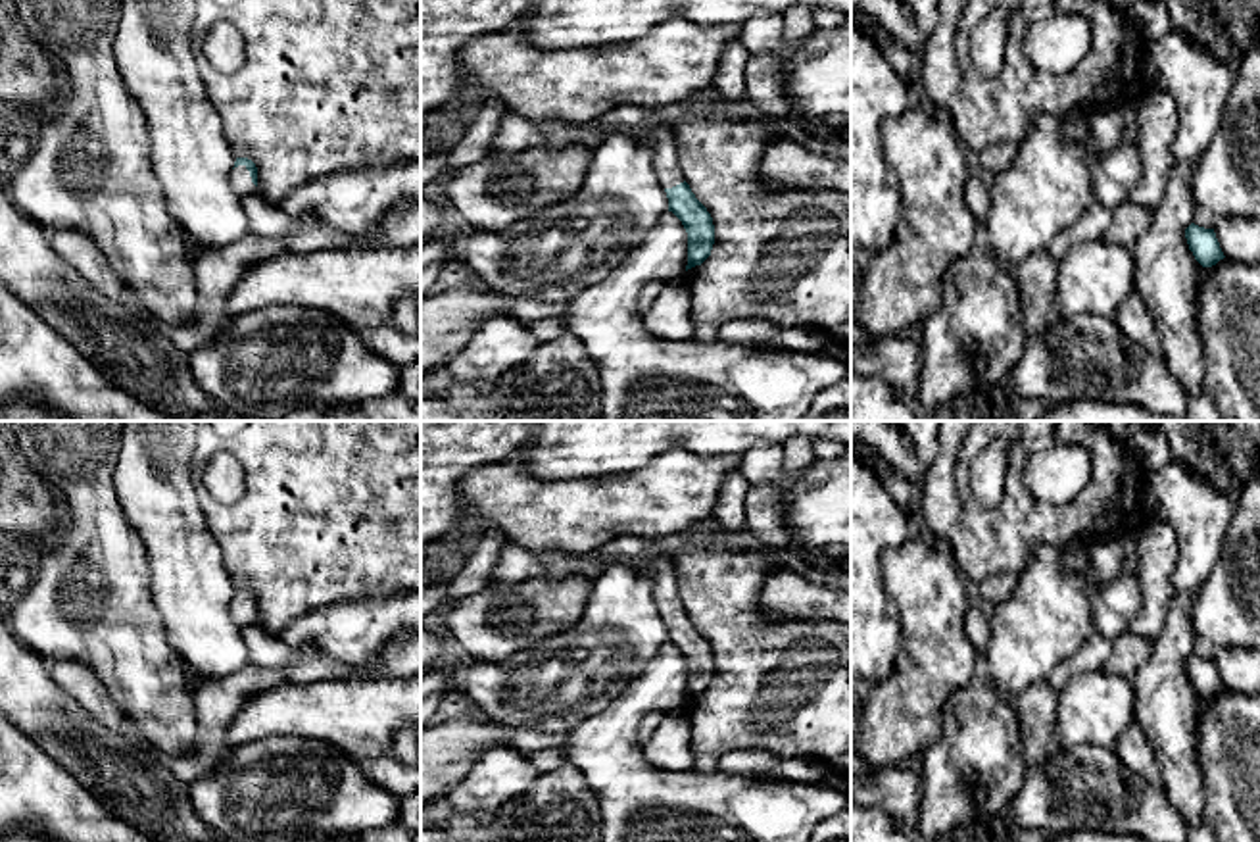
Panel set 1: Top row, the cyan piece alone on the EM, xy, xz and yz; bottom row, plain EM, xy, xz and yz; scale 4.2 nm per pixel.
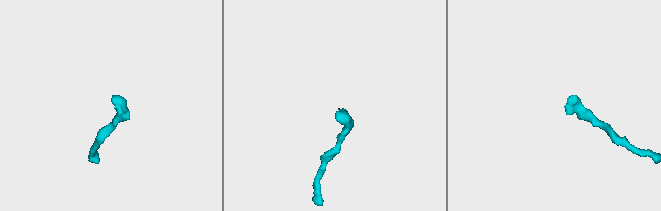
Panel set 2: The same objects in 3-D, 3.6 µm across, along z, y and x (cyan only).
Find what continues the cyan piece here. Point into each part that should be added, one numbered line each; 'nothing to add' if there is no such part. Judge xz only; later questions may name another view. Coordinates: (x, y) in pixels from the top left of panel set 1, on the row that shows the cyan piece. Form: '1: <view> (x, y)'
1: xz (665, 148)

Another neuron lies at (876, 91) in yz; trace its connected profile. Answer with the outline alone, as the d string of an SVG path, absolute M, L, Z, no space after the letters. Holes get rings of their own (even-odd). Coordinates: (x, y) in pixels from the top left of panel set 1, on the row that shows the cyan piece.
M851 27L851 248L885 250L901 213L897 179L882 150L882 123L914 104L874 38Z

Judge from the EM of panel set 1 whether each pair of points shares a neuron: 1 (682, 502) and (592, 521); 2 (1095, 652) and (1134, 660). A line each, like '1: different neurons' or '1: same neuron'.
1: same neuron
2: different neurons

